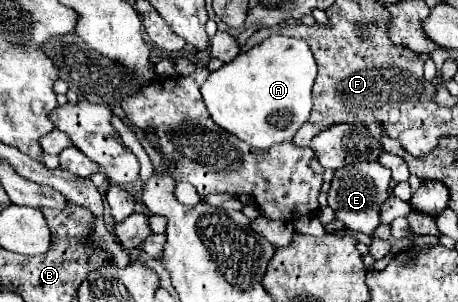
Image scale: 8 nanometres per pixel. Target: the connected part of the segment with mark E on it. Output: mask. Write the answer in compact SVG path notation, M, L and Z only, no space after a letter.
M360 162L348 168L336 170L332 188L328 192L328 204L336 210L336 218L350 230L364 232L372 238L372 230L380 224L378 206L388 198L390 172L378 162Z

